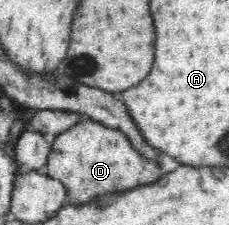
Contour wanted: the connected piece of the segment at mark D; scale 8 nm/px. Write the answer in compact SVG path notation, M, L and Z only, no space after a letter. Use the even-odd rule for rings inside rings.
M59 109L39 110L30 118L29 124L27 125L34 132L41 133L44 139L51 145L51 152L43 172L48 176L52 176L54 179L59 179L64 184L65 190L67 191L64 206L90 203L95 197L110 195L118 191L128 191L132 187L151 184L163 176L159 164L142 157L142 155L138 155L138 151L130 145L131 141L126 139L126 134L120 133L116 128L106 127L102 123L90 119L83 120L81 114Z

